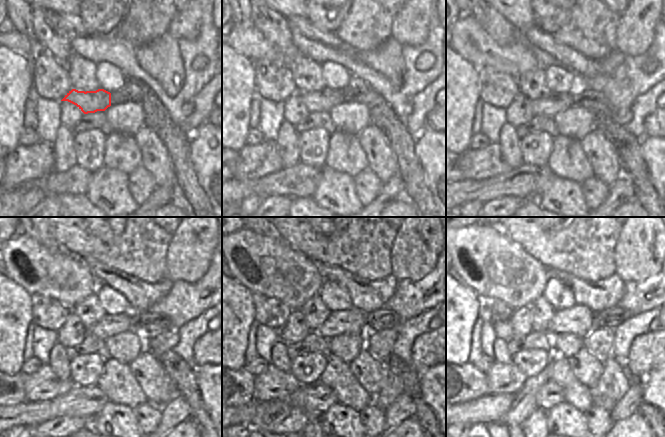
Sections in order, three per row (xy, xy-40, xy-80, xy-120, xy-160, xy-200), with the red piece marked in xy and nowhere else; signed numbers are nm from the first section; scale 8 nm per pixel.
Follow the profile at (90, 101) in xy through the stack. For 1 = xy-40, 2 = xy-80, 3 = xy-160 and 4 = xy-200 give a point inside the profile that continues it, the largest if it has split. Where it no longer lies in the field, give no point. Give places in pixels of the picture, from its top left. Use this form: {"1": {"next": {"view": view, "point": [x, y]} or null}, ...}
{"1": {"next": {"view": "xy-40", "point": [320, 102]}}, "2": {"next": {"view": "xy-80", "point": [553, 103]}}, "3": {"next": {"view": "xy-160", "point": [352, 320]}}, "4": {"next": {"view": "xy-200", "point": [577, 320]}}}

